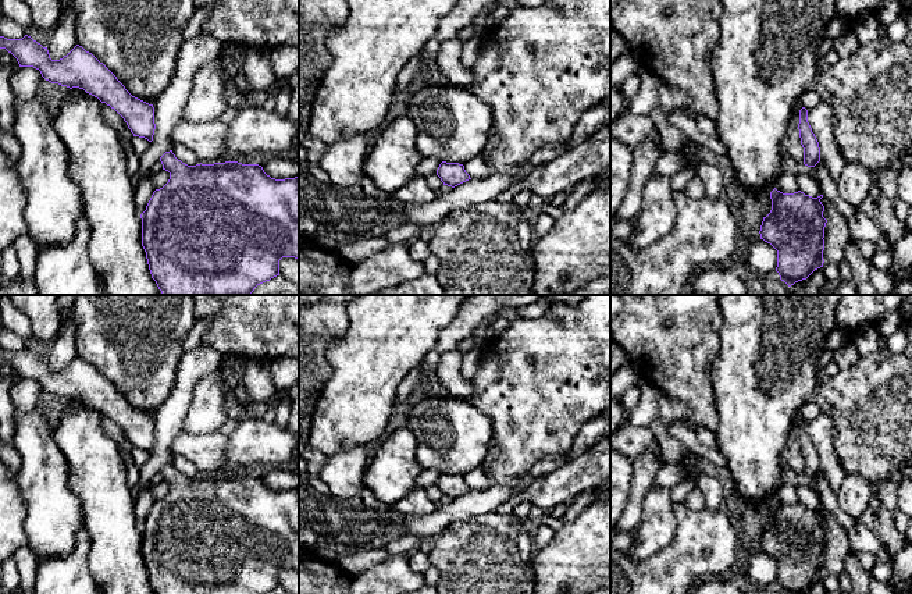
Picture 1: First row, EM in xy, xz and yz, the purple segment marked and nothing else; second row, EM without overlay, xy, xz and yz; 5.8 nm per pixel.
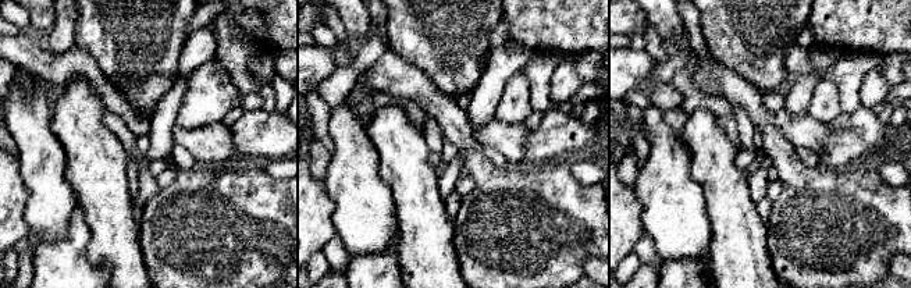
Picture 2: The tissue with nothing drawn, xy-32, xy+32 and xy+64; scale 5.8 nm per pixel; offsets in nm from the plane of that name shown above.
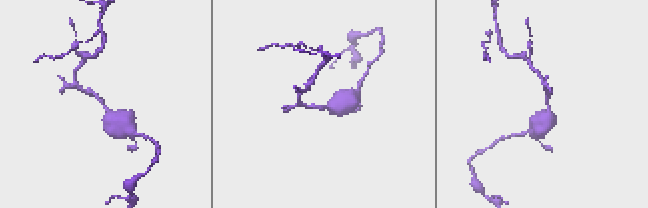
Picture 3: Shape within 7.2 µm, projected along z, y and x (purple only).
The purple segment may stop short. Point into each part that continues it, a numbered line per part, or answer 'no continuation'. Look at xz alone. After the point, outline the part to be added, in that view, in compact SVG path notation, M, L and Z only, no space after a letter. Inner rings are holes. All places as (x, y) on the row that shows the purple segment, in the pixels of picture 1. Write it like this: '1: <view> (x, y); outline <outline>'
no continuation

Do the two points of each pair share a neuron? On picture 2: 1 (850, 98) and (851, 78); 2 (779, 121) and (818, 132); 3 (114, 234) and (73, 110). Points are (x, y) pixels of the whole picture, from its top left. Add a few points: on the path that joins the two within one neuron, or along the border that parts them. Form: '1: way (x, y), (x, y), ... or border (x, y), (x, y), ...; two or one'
1: way (850, 93), (850, 82); one
2: way (789, 125), (808, 132); one
3: way (106, 203), (96, 162), (86, 141); one

